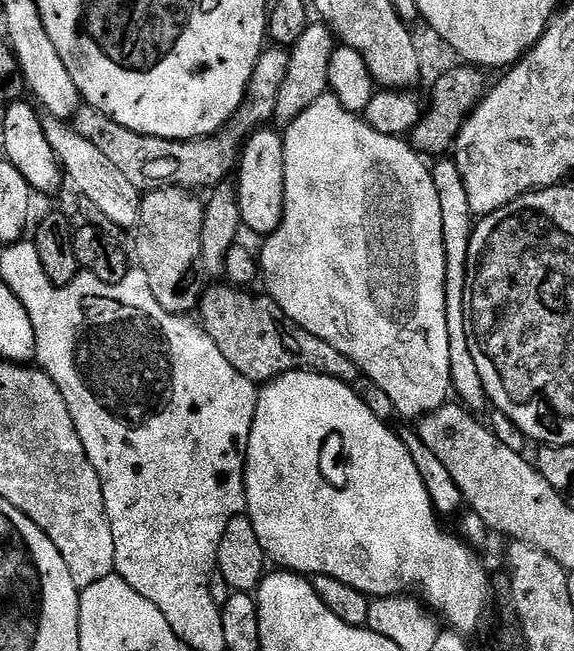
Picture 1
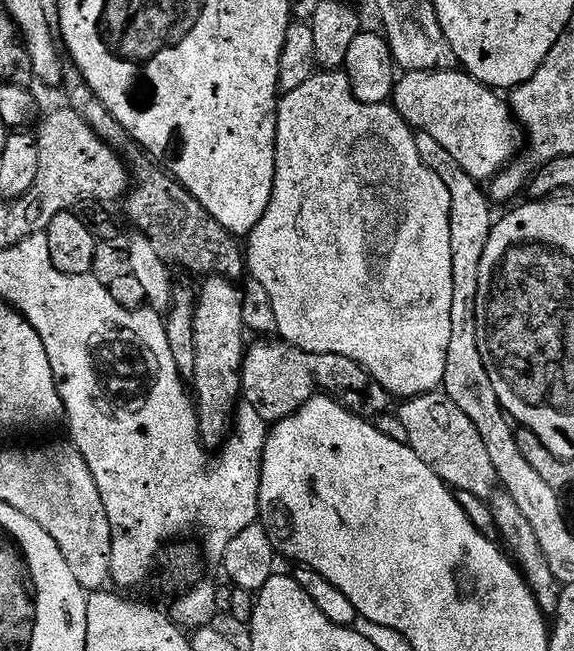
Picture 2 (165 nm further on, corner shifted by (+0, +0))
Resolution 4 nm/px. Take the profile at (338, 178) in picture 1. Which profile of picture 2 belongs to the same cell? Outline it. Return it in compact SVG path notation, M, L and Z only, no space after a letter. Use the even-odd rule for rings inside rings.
M343 70L317 71L316 75L310 78L310 82L298 86L298 90L283 93L279 97L276 109L276 173L274 174L274 190L270 198L270 206L266 206L266 214L262 214L258 226L254 226L254 230L249 232L246 237L246 268L251 279L262 282L262 286L266 286L266 294L270 294L279 339L283 340L285 344L293 344L294 347L301 348L303 352L345 356L354 362L358 362L358 366L365 368L393 397L411 398L437 391L443 385L444 375L446 374L446 354L450 350L452 311L454 310L454 266L452 265L452 251L450 250L450 212L450 190L446 190L446 182L442 182L438 173L430 170L430 166L426 162L422 162L422 154L418 154L418 146L416 145L416 132L398 115L391 103L367 104L357 100L356 95L352 93L348 73Z

